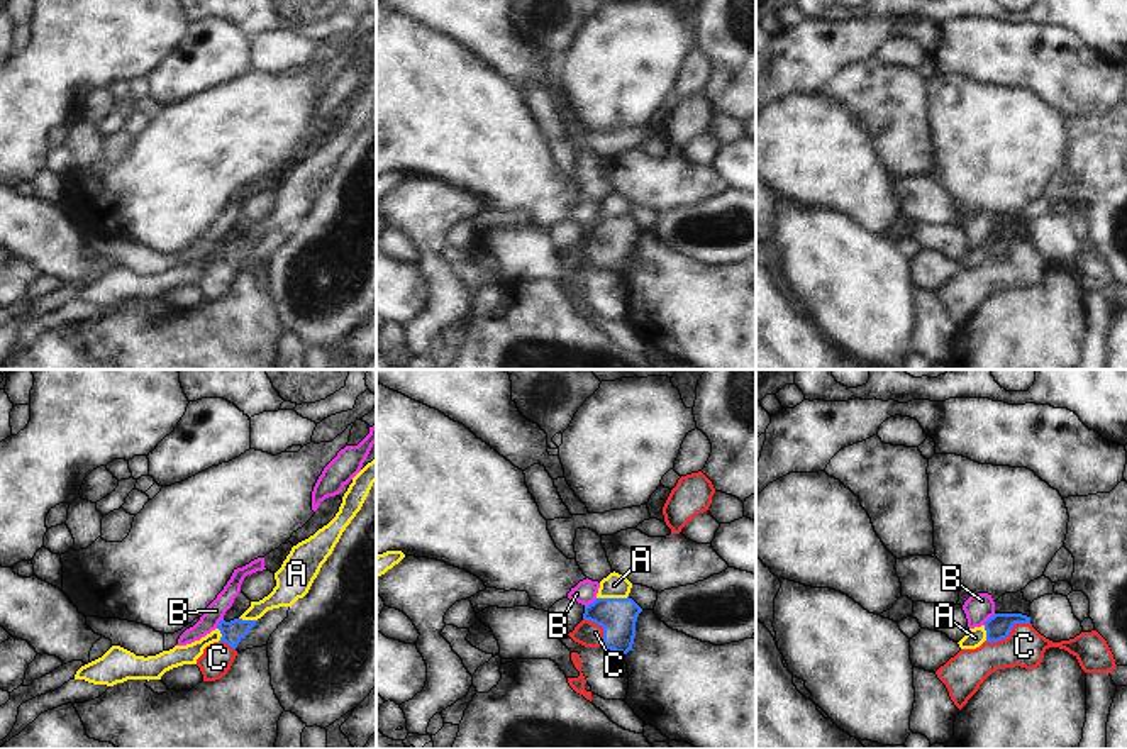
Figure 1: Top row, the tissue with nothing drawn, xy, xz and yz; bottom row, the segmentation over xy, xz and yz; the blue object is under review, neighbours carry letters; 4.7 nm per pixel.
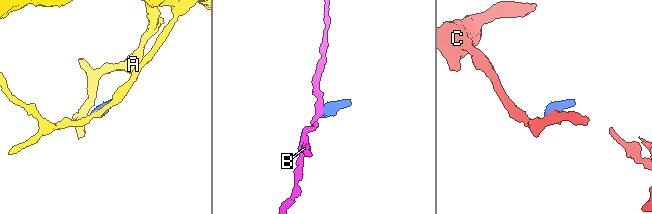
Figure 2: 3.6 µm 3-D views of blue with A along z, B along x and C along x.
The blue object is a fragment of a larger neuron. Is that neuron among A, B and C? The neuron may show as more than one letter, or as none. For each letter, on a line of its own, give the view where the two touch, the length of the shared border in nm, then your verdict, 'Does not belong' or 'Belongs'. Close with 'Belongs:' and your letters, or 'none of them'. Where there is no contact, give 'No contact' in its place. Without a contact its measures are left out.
A: Touches blue in xz. Shared border 150 nm. Does not belong
B: Touches blue in yz. Shared border 80 nm. Does not belong
C: Touches blue in yz. Shared border 240 nm. Belongs
Belongs: C.

